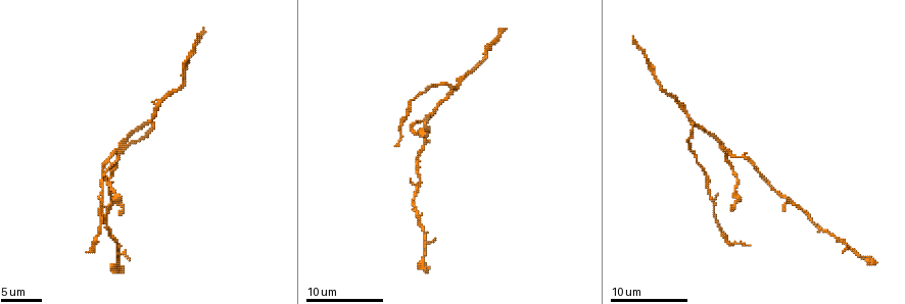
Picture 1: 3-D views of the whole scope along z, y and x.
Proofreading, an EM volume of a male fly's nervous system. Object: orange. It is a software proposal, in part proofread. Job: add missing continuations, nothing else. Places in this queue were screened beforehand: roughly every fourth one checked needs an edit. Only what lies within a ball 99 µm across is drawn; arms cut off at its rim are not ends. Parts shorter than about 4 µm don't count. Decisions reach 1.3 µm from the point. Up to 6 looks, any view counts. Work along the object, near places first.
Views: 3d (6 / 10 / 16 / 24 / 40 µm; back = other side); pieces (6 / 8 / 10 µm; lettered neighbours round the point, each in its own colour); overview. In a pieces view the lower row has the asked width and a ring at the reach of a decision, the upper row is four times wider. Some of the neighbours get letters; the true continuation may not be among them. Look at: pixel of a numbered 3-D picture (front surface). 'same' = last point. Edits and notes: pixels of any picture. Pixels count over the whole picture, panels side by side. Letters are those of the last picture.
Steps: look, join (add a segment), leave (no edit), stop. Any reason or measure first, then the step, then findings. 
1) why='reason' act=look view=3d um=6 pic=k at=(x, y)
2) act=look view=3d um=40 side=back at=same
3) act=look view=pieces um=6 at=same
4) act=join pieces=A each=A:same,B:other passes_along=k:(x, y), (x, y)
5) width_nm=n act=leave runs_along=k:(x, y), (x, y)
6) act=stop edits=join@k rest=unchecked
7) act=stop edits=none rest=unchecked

why='stops while still wide' act=look view=3d um=6 pic=1 at=(732, 210)

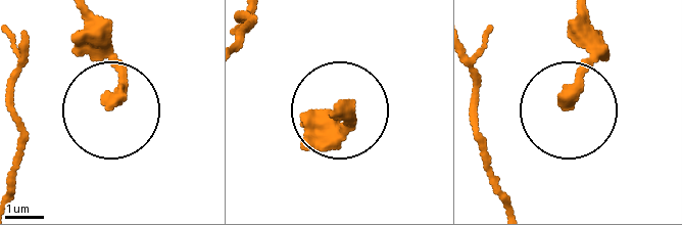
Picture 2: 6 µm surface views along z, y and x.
why='see the neighbours' act=look view=pieces um=10 pic=2 at=(339, 110)

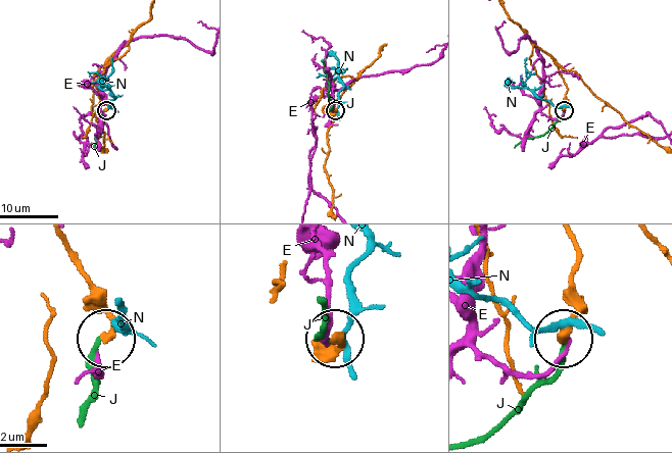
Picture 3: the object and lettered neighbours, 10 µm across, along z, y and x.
width_nm=310 act=join pieces=J each=E:other,J:same,N:other passes_along=3:(566, 94), (561, 118), (544, 134), (523, 140), (514, 147) found='it goes on there'

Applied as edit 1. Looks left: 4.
act=look view=overview

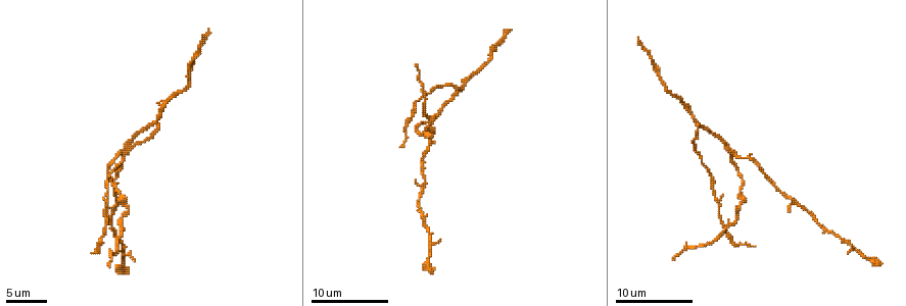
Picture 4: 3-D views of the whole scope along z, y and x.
why='long arm stops here' act=look view=pieces um=10 pic=4 at=(879, 264)

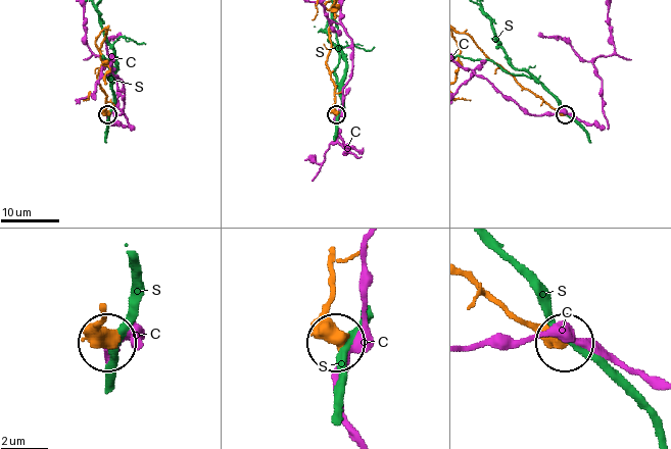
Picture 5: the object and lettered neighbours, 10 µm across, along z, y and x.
act=leave each=C:other,S:other runs_along=5:(330, 262), (334, 342) found='no lettered segment goes on from it'

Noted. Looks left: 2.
why='branch stops here' act=look view=3d um=10 pic=4 at=(209, 30)

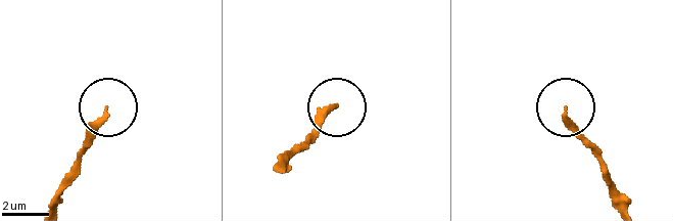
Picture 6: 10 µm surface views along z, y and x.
act=look view=pieces um=8 pic=6 at=(565, 110)

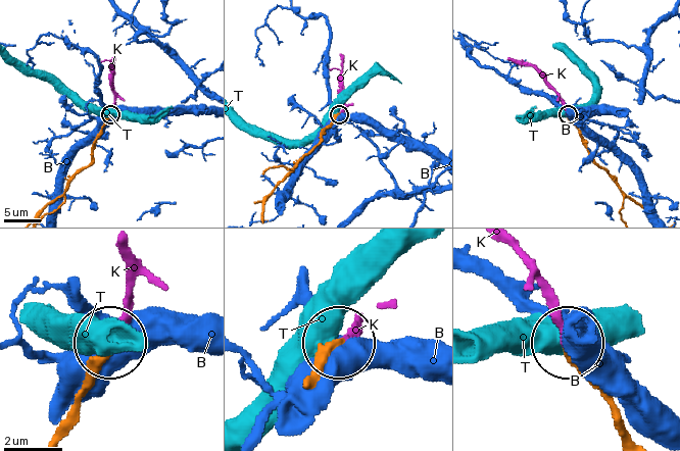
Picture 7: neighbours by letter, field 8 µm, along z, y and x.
act=join pieces=K each=B:other,K:same,T:other passes_along=7:(68, 419), (125, 305), (125, 247) found='it goes on there'

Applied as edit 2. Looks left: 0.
act=stop edits=join@3,join@7 rest=unchecked

